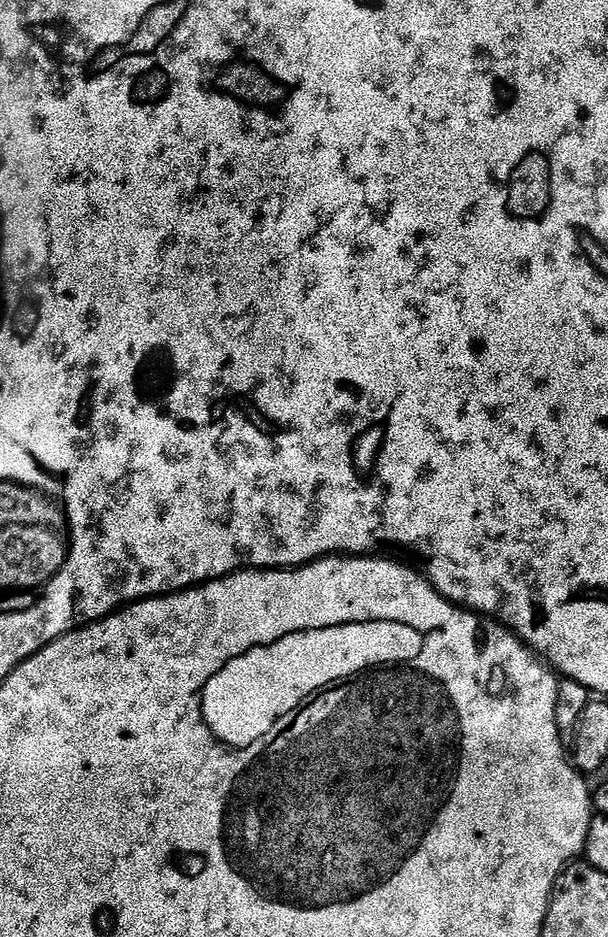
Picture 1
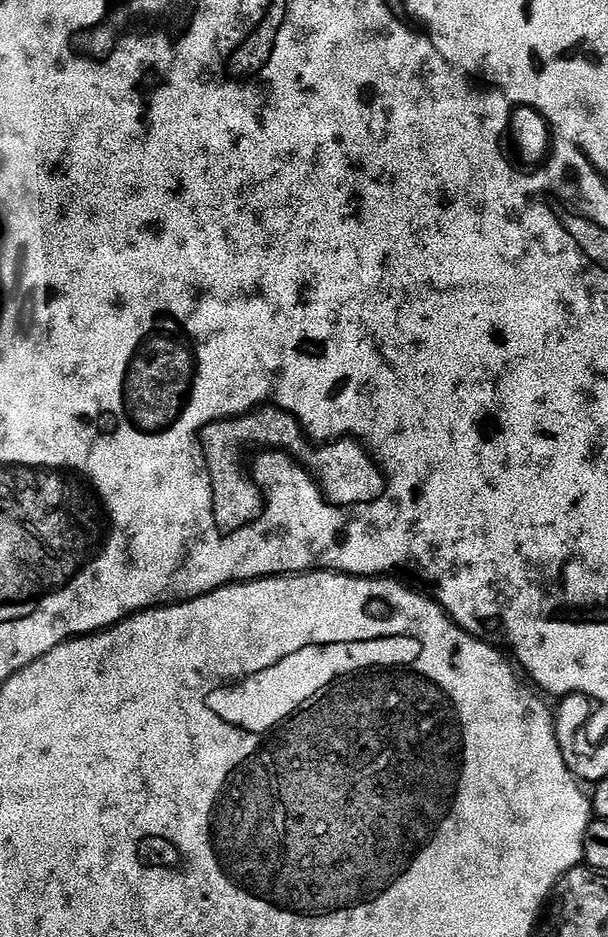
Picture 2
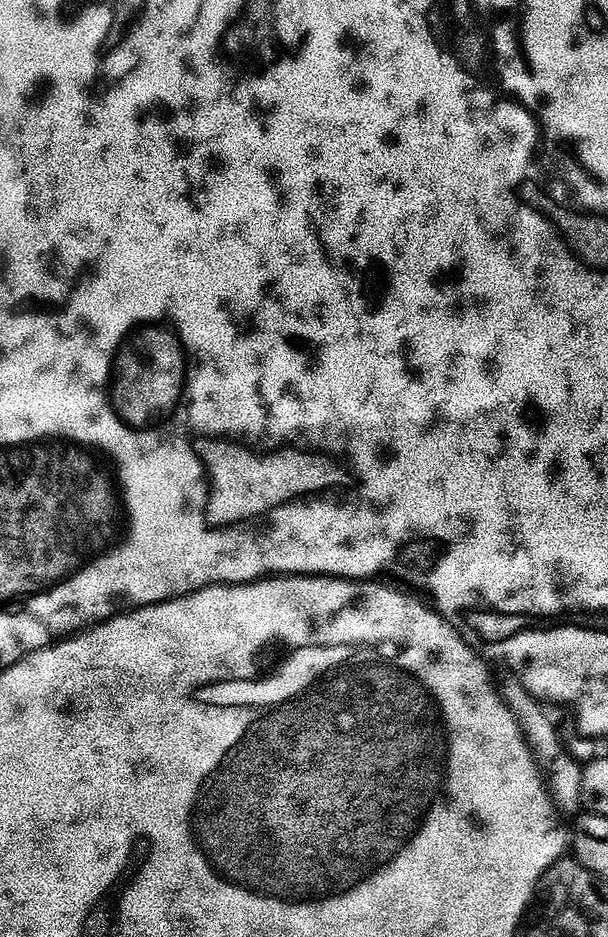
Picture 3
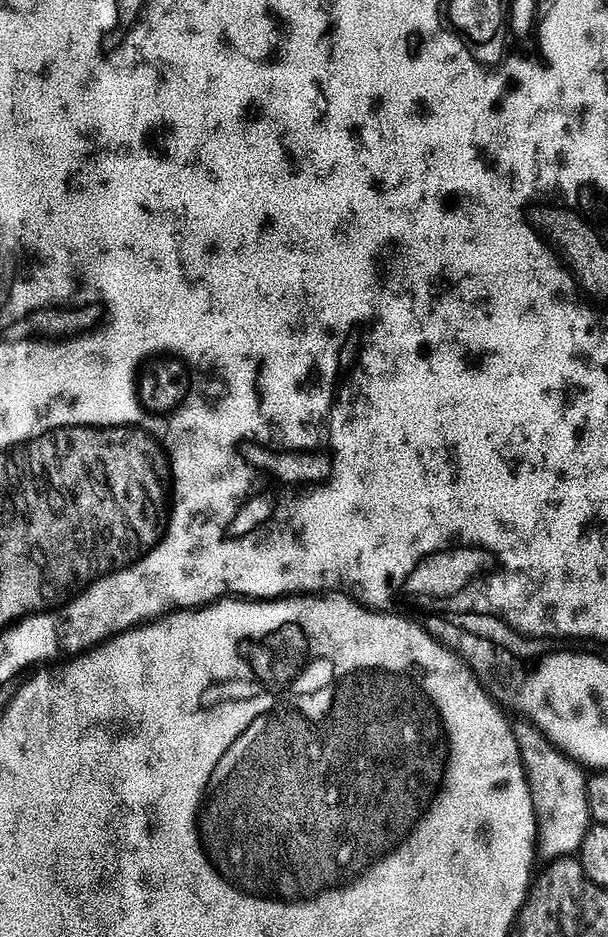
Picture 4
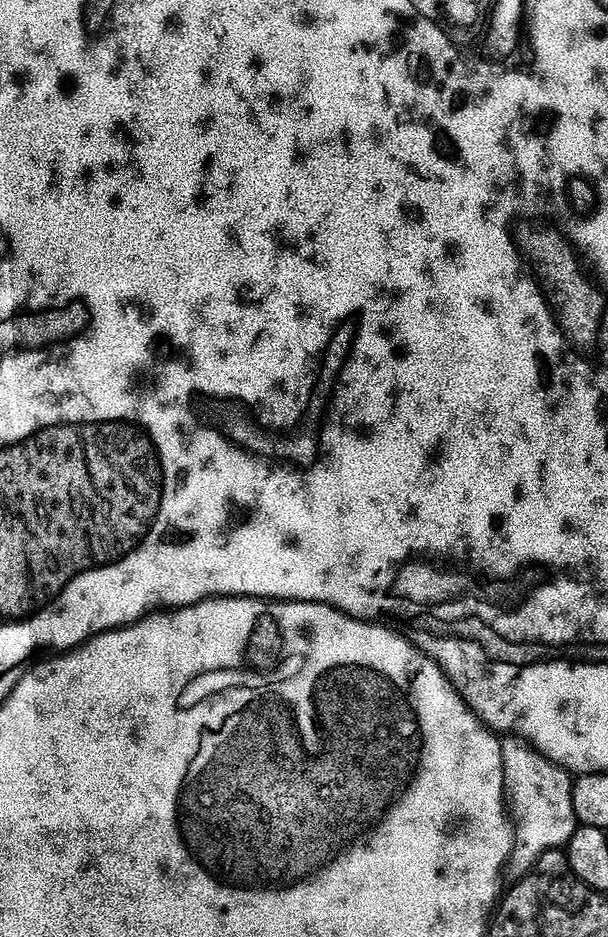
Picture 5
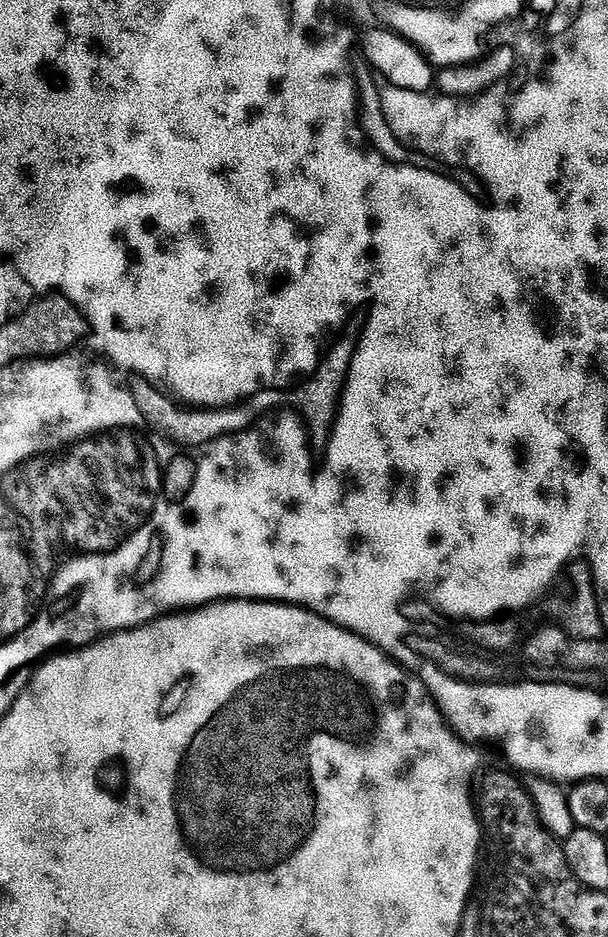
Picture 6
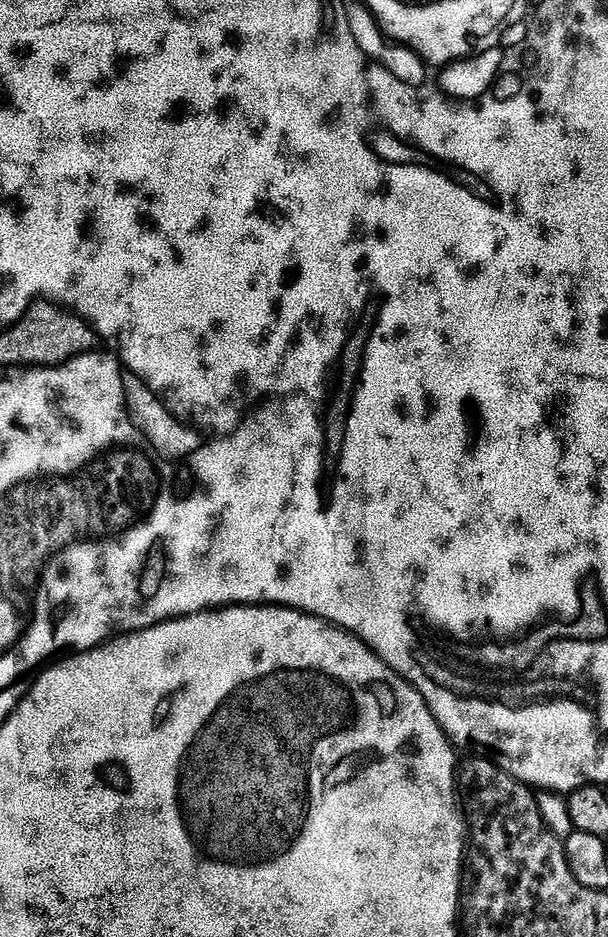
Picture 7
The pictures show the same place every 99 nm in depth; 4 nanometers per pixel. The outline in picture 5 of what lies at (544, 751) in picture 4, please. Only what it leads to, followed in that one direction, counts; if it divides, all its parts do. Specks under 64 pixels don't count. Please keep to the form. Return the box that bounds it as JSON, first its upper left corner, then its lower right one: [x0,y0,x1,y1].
[501,738,578,884]

